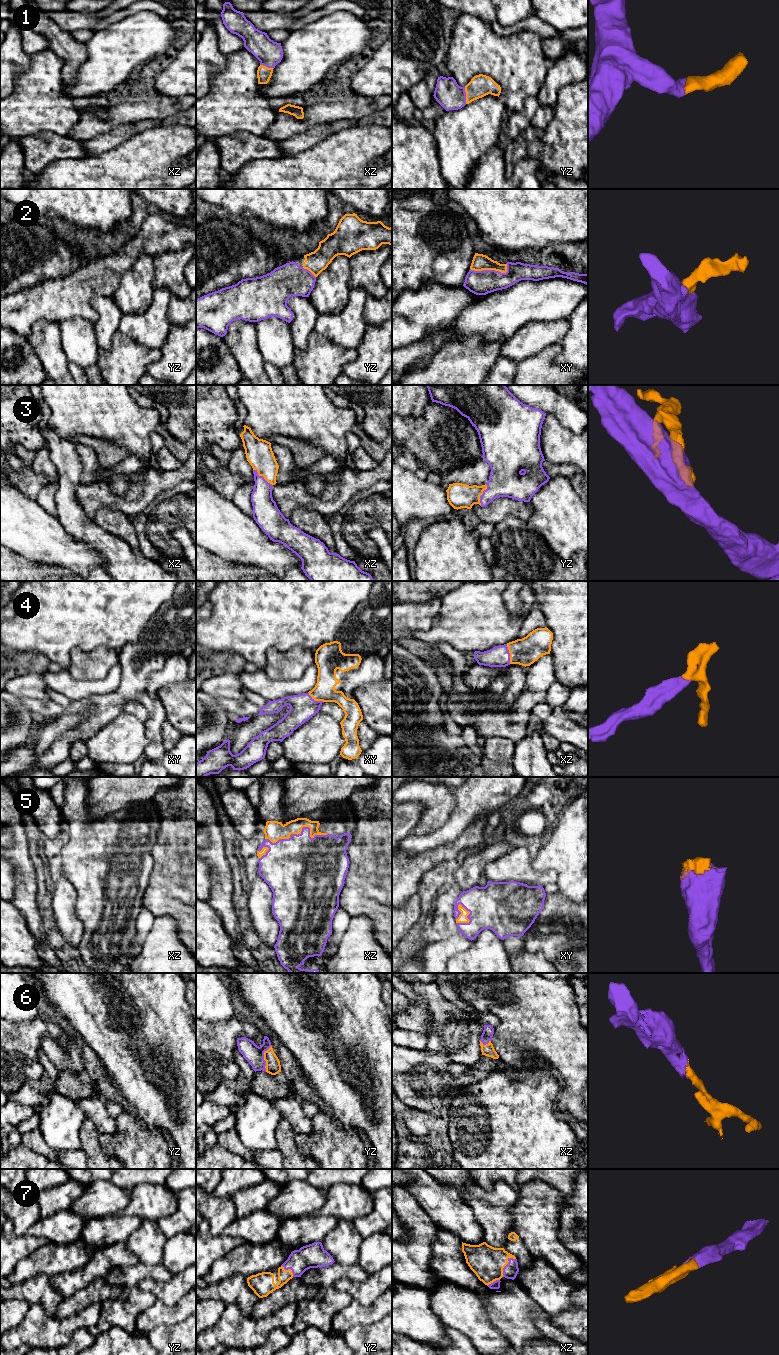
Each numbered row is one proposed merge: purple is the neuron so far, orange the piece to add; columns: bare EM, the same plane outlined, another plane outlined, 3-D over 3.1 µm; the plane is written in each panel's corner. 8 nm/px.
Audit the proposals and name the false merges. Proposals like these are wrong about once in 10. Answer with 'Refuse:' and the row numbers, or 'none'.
Refuse: none

